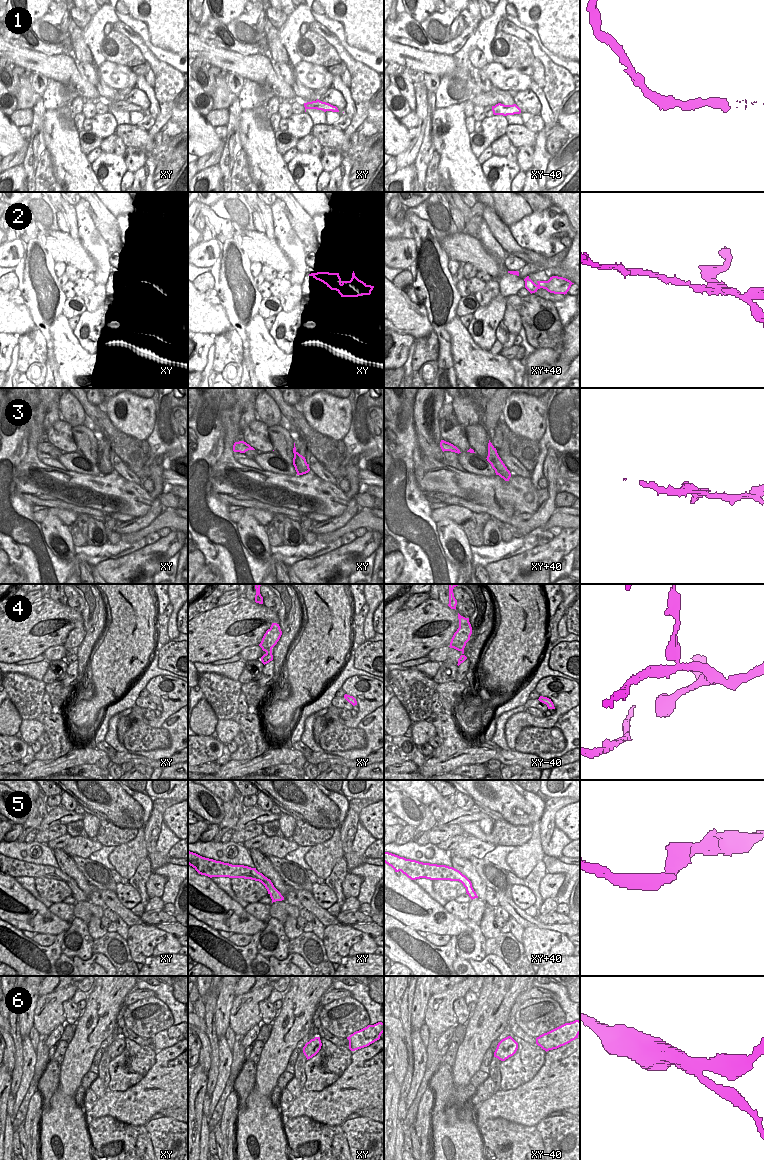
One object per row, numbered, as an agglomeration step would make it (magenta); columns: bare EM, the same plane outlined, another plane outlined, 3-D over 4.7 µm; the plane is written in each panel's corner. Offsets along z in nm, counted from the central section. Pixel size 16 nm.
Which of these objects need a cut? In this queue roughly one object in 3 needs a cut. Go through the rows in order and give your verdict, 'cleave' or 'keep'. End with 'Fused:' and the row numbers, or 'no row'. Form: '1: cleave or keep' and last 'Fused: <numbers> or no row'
1: keep
2: cleave
3: cleave
4: cleave
5: keep
6: keep
Fused: 2, 3, 4

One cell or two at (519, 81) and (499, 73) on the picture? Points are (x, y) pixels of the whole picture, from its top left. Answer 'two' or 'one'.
one

